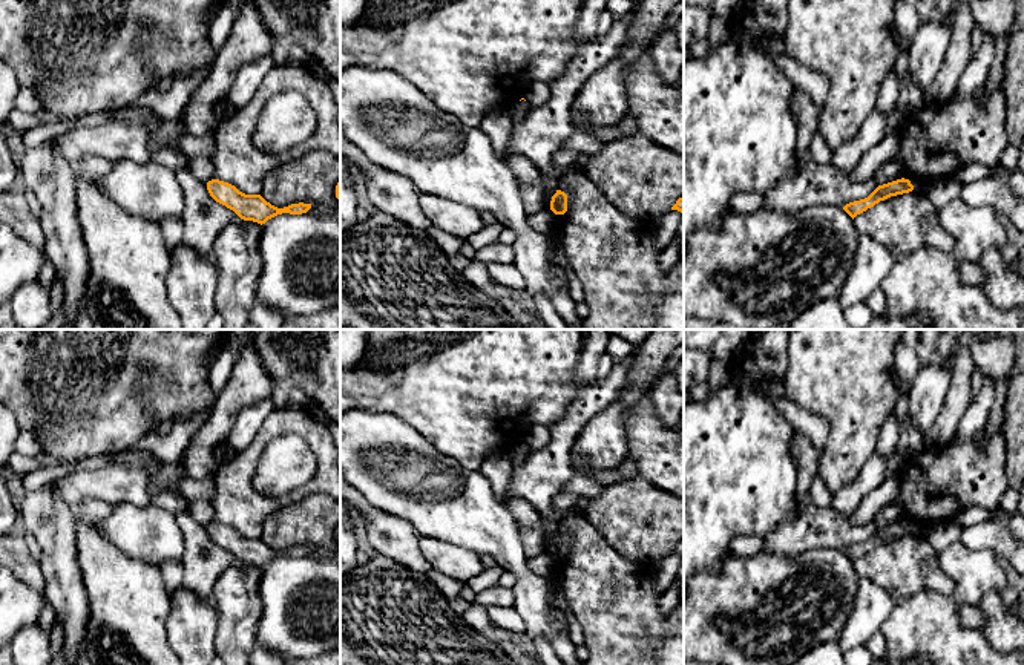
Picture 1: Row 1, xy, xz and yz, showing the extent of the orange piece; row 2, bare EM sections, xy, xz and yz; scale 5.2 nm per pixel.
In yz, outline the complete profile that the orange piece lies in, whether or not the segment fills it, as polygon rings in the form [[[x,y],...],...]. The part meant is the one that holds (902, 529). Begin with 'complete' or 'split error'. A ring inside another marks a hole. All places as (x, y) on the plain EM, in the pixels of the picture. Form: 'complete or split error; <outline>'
complete; [[[897,522],[883,529],[878,529],[868,541],[849,545],[843,550],[843,553],[854,562],[857,558],[866,555],[874,550],[880,544],[885,544],[891,539],[909,536],[914,533],[914,529],[909,522]]]

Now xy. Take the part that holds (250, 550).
complete; [[[219,522],[208,524],[207,533],[216,545],[233,553],[241,562],[253,564],[261,568],[277,558],[302,558],[311,552],[311,547],[304,545],[277,552],[267,545],[261,538],[245,538],[239,535],[235,529]]]

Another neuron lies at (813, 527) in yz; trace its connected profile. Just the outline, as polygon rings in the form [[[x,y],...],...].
[[[808,503],[800,512],[788,515],[774,530],[763,536],[766,552],[799,556],[814,549],[846,547],[868,541],[877,526],[868,522],[855,526],[851,516],[835,509]]]

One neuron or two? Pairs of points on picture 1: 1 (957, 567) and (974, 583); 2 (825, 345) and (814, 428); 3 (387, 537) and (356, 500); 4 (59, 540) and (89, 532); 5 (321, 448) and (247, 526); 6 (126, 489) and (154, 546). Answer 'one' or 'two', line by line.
1: one
2: two
3: one
4: two
5: one
6: two

